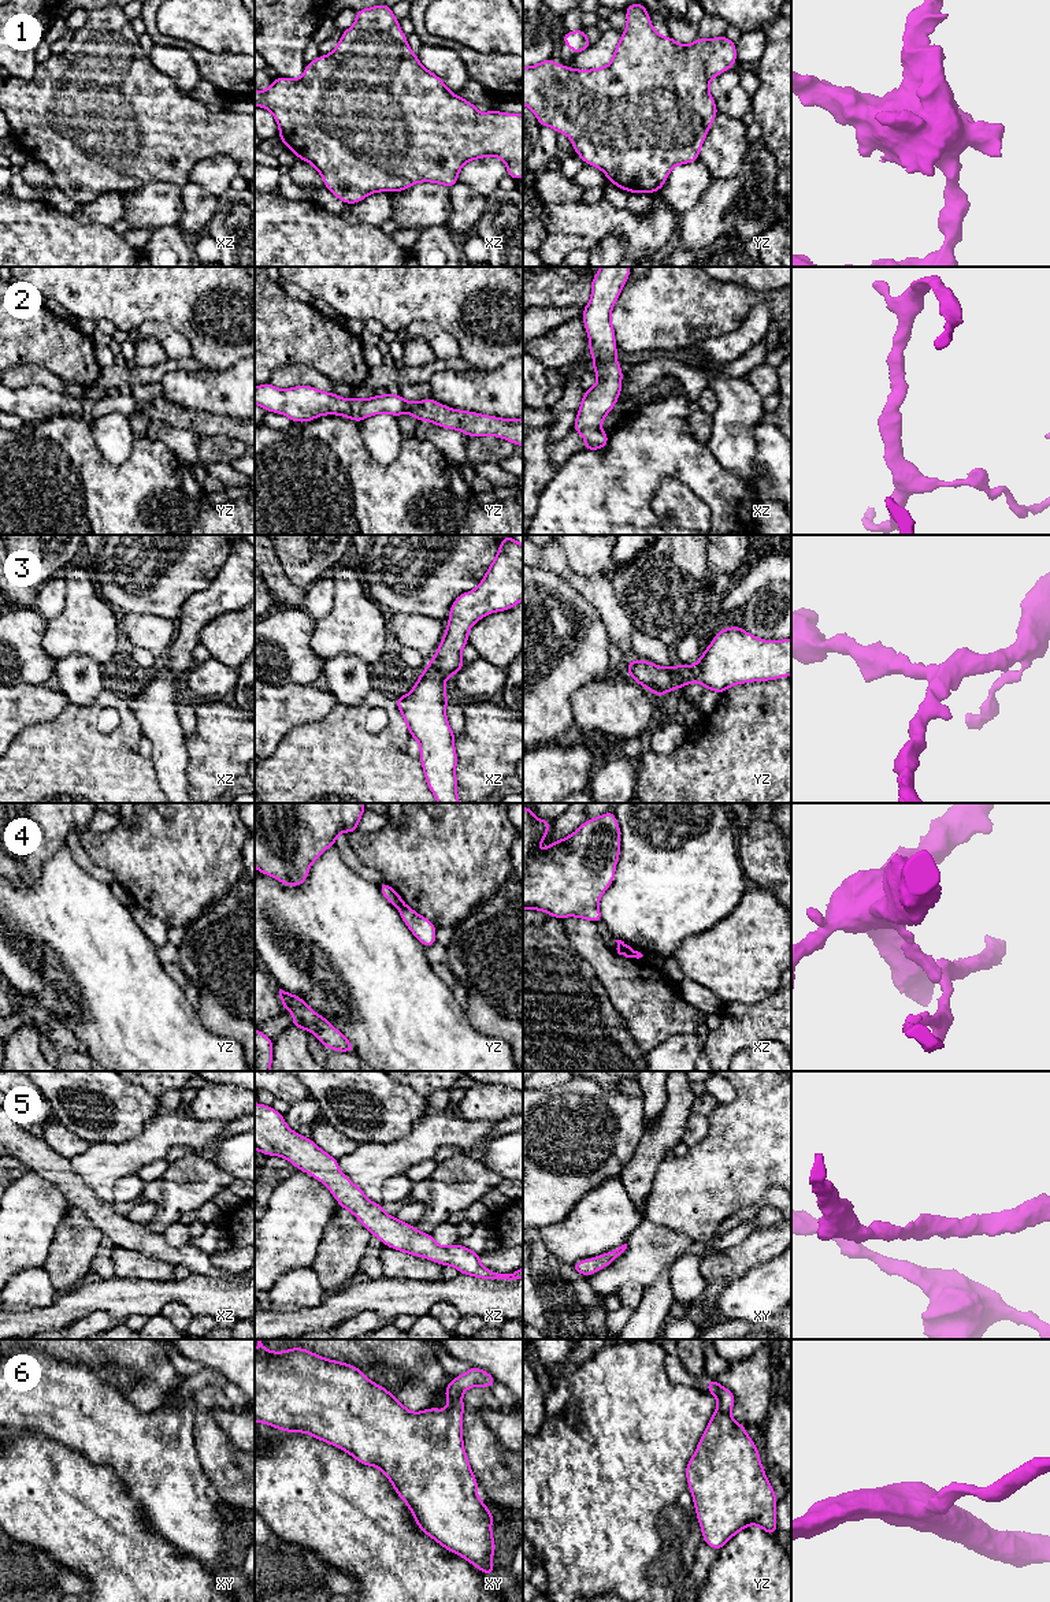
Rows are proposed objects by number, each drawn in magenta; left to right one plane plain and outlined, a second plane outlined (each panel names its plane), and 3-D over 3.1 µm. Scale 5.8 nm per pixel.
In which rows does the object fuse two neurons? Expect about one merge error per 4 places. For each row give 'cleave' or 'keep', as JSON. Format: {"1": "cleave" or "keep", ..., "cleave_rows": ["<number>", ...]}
{"1": "keep", "2": "keep", "3": "keep", "4": "cleave", "5": "keep", "6": "keep", "cleave_rows": ["4"]}

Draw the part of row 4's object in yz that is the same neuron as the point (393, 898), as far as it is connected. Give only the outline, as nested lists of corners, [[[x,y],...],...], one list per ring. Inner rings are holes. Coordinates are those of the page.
[[[386,881],[381,882],[378,887],[381,893],[387,899],[392,906],[400,907],[404,904],[402,897]]]

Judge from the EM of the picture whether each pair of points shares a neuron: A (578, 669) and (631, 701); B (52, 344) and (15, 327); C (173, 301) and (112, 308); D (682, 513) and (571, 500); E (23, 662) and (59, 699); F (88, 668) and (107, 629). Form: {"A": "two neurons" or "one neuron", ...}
{"A": "two neurons", "B": "one neuron", "C": "one neuron", "D": "two neurons", "E": "two neurons", "F": "two neurons"}

